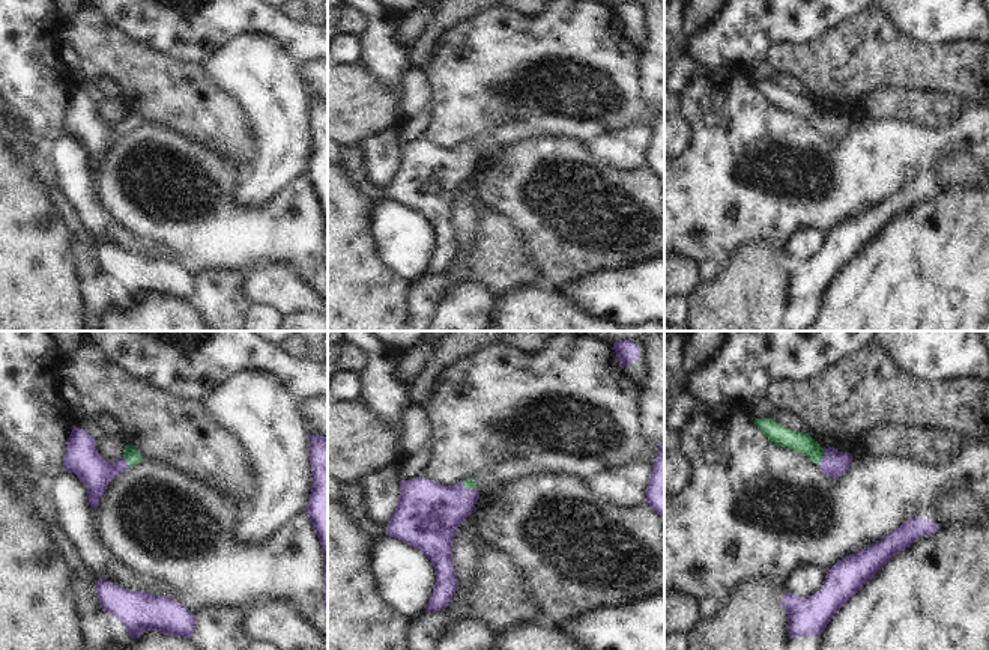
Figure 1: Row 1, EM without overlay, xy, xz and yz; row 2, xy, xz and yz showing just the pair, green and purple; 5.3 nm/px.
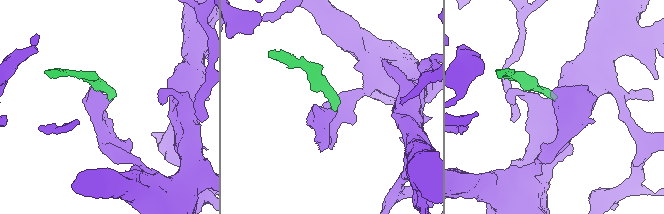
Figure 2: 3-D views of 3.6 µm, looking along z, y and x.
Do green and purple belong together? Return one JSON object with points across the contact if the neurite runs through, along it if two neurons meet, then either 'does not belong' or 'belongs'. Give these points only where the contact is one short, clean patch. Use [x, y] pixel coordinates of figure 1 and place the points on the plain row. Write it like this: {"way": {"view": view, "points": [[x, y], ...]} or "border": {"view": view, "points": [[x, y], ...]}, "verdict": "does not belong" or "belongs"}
{"way": {"view": "yz", "points": [[803, 106], [822, 119], [834, 127]]}, "verdict": "belongs"}

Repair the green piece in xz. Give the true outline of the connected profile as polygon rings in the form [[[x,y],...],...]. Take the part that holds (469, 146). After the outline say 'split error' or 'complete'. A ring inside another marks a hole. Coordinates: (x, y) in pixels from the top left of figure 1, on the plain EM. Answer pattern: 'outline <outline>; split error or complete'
outline [[[419,140],[401,143],[398,156],[386,199],[419,212],[433,226],[436,247],[425,274],[442,274],[457,254],[452,226],[455,193],[475,172],[479,155],[473,141],[442,149]]]; split error

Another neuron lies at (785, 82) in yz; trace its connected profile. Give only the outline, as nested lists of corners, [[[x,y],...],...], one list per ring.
[[[774,71],[774,75],[776,75],[774,83],[780,89],[788,90],[795,95],[806,96],[806,87],[795,77],[789,75],[789,74],[777,72],[777,71]]]

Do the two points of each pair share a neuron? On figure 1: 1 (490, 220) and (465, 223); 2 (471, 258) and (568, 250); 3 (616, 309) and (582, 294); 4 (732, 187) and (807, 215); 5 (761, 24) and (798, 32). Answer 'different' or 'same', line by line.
1: different
2: different
3: same
4: same
5: same

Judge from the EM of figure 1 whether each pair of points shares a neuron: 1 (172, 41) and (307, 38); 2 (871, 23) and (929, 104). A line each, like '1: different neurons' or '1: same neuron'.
1: same neuron
2: different neurons

